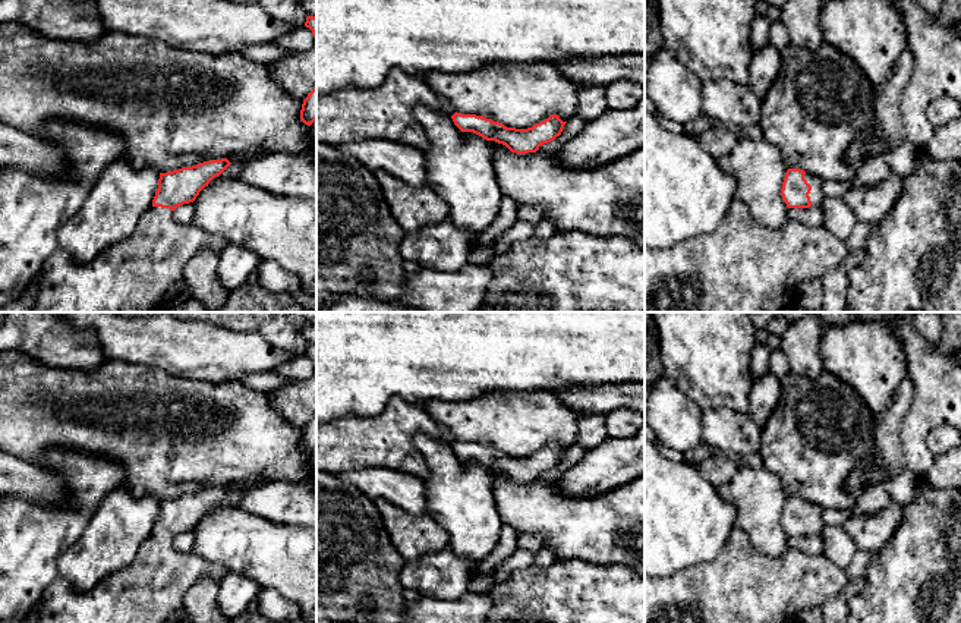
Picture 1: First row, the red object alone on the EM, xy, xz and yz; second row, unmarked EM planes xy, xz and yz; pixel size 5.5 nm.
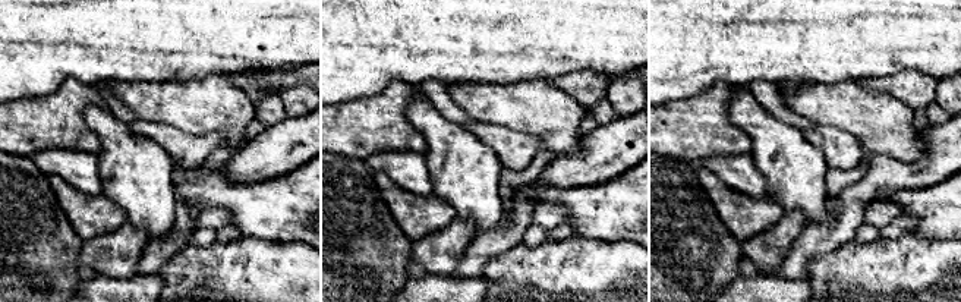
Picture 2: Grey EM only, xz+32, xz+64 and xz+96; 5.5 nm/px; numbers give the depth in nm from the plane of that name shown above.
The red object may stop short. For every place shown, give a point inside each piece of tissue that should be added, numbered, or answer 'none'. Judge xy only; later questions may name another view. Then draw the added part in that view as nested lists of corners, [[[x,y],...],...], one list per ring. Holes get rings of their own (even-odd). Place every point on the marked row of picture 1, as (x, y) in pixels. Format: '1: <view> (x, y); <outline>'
1: xy (134, 274); [[[151,207],[130,236],[110,245],[89,262],[75,262],[67,251],[56,249],[41,267],[34,305],[28,312],[158,312],[167,292],[183,277],[185,267],[193,257],[207,251],[220,255],[229,245],[220,235],[176,224],[170,208]]]

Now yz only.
1: yz (816, 195); [[[806,173],[804,179],[807,180],[807,183],[812,186],[812,191],[809,193],[810,201],[812,201],[812,207],[820,207],[825,195],[823,195],[823,180],[820,180],[819,177]]]

